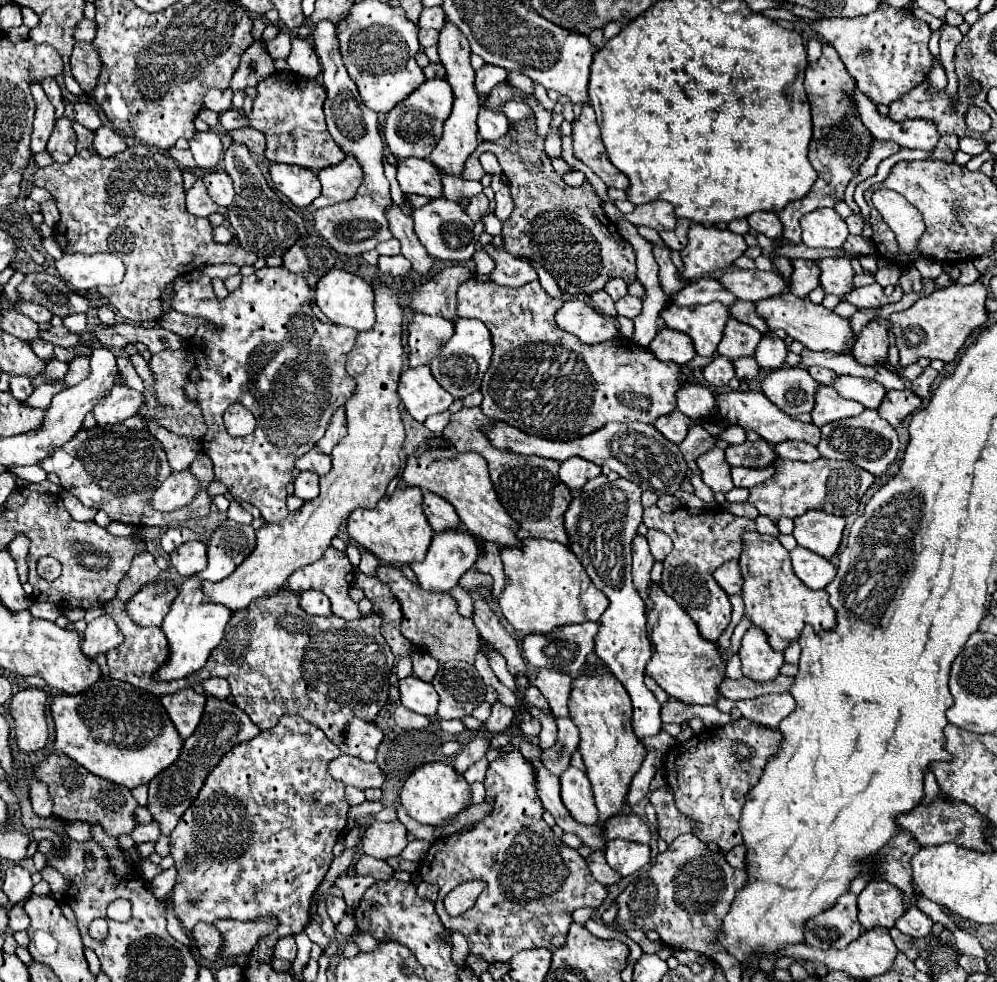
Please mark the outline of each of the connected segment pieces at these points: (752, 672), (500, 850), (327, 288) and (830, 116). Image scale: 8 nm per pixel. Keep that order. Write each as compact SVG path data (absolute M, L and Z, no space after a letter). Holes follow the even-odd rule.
M749 627L743 635L739 659L743 663L743 675L755 683L769 683L779 677L783 665L783 651L769 647L765 633L759 627Z
M517 747L489 763L483 783L487 789L487 799L493 799L491 813L485 815L481 821L473 823L471 829L465 833L453 833L449 837L435 839L427 857L419 865L419 877L425 883L439 885L439 899L435 901L435 909L443 925L447 929L459 929L469 941L469 951L473 955L481 955L487 963L509 961L513 953L521 949L543 947L547 951L557 951L565 945L565 935L571 925L571 913L577 907L597 909L607 897L607 889L593 879L585 859L575 849L567 847L561 839L557 839L553 835L553 829L543 821L545 809L537 795L535 767L531 759L527 759ZM471 879L483 879L487 887L467 913L459 917L449 917L443 907L443 897L457 885Z
M331 269L315 287L315 305L329 317L335 325L345 325L355 331L369 331L375 323L375 297L371 285L343 269Z
M823 43L823 55L815 63L811 63L805 71L805 91L811 103L811 117L813 117L813 139L809 147L809 161L819 177L803 199L789 203L781 213L777 213L785 227L783 237L787 237L787 241L793 245L801 243L801 227L799 227L801 217L819 207L833 207L835 203L839 203L843 199L845 187L853 181L853 177L859 173L859 167L869 157L873 135L869 135L867 127L859 117L857 107L849 99L849 91L853 89L857 89L857 83L845 71L837 51L829 43Z

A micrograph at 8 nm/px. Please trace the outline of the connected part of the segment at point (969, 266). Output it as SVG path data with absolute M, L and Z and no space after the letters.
M963 261L963 263L958 263L957 267L961 271L961 277L956 281L957 284L966 285L969 283L975 282L979 276L980 273L975 268L973 261Z

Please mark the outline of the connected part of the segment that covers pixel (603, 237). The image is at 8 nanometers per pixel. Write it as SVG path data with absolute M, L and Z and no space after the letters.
M534 117L523 123L510 124L509 133L503 139L495 143L481 143L467 159L461 173L463 179L479 181L483 177L479 157L484 152L493 153L501 163L515 203L511 217L503 223L505 251L513 257L539 263L551 273L559 287L571 295L593 295L613 277L623 277L627 283L633 283L637 279L635 251L619 235L617 225L607 219L593 185L589 181L579 187L565 185L553 171L541 142L543 138L536 133Z

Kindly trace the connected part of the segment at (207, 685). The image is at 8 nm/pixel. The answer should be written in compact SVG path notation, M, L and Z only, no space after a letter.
M205 679L201 685L203 685L207 695L213 695L217 699L229 697L229 683L225 679Z

